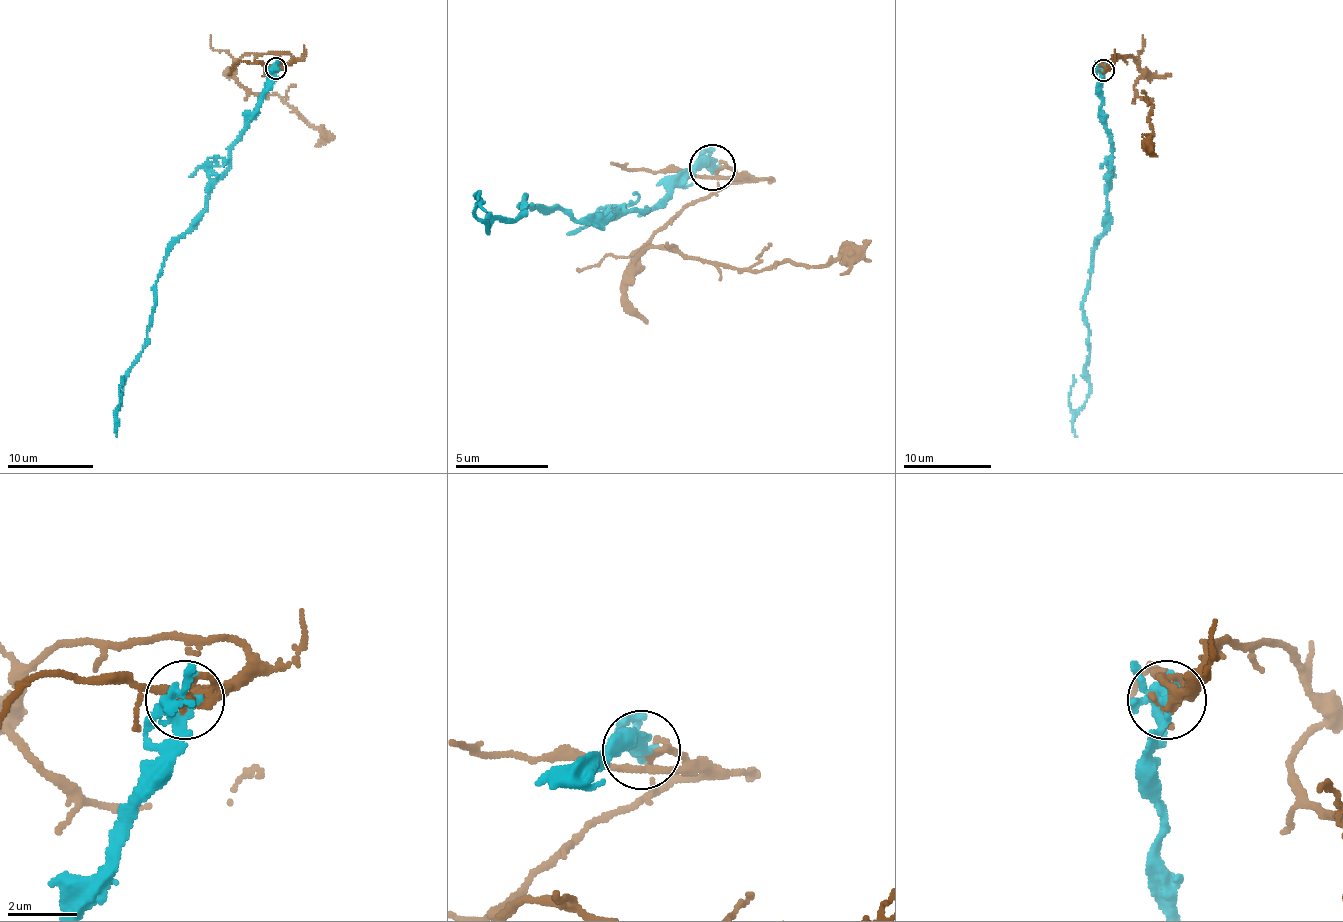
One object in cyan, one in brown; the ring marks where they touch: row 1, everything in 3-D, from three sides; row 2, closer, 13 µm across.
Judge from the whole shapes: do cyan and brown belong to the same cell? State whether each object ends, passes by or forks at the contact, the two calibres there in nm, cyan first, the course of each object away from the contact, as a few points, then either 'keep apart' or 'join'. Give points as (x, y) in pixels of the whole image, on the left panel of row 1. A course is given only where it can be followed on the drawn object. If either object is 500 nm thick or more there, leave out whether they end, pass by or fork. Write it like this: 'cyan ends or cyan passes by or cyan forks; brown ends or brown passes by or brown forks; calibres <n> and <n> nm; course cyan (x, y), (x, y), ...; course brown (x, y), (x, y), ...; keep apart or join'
cyan forks; brown forks; calibres 220 and 200 nm; course cyan (275, 67), (207, 209), (163, 261), (147, 345), (114, 410), (123, 376); course brown (275, 67), (289, 54), (247, 53), (232, 74), (313, 124), (315, 146); keep apart

